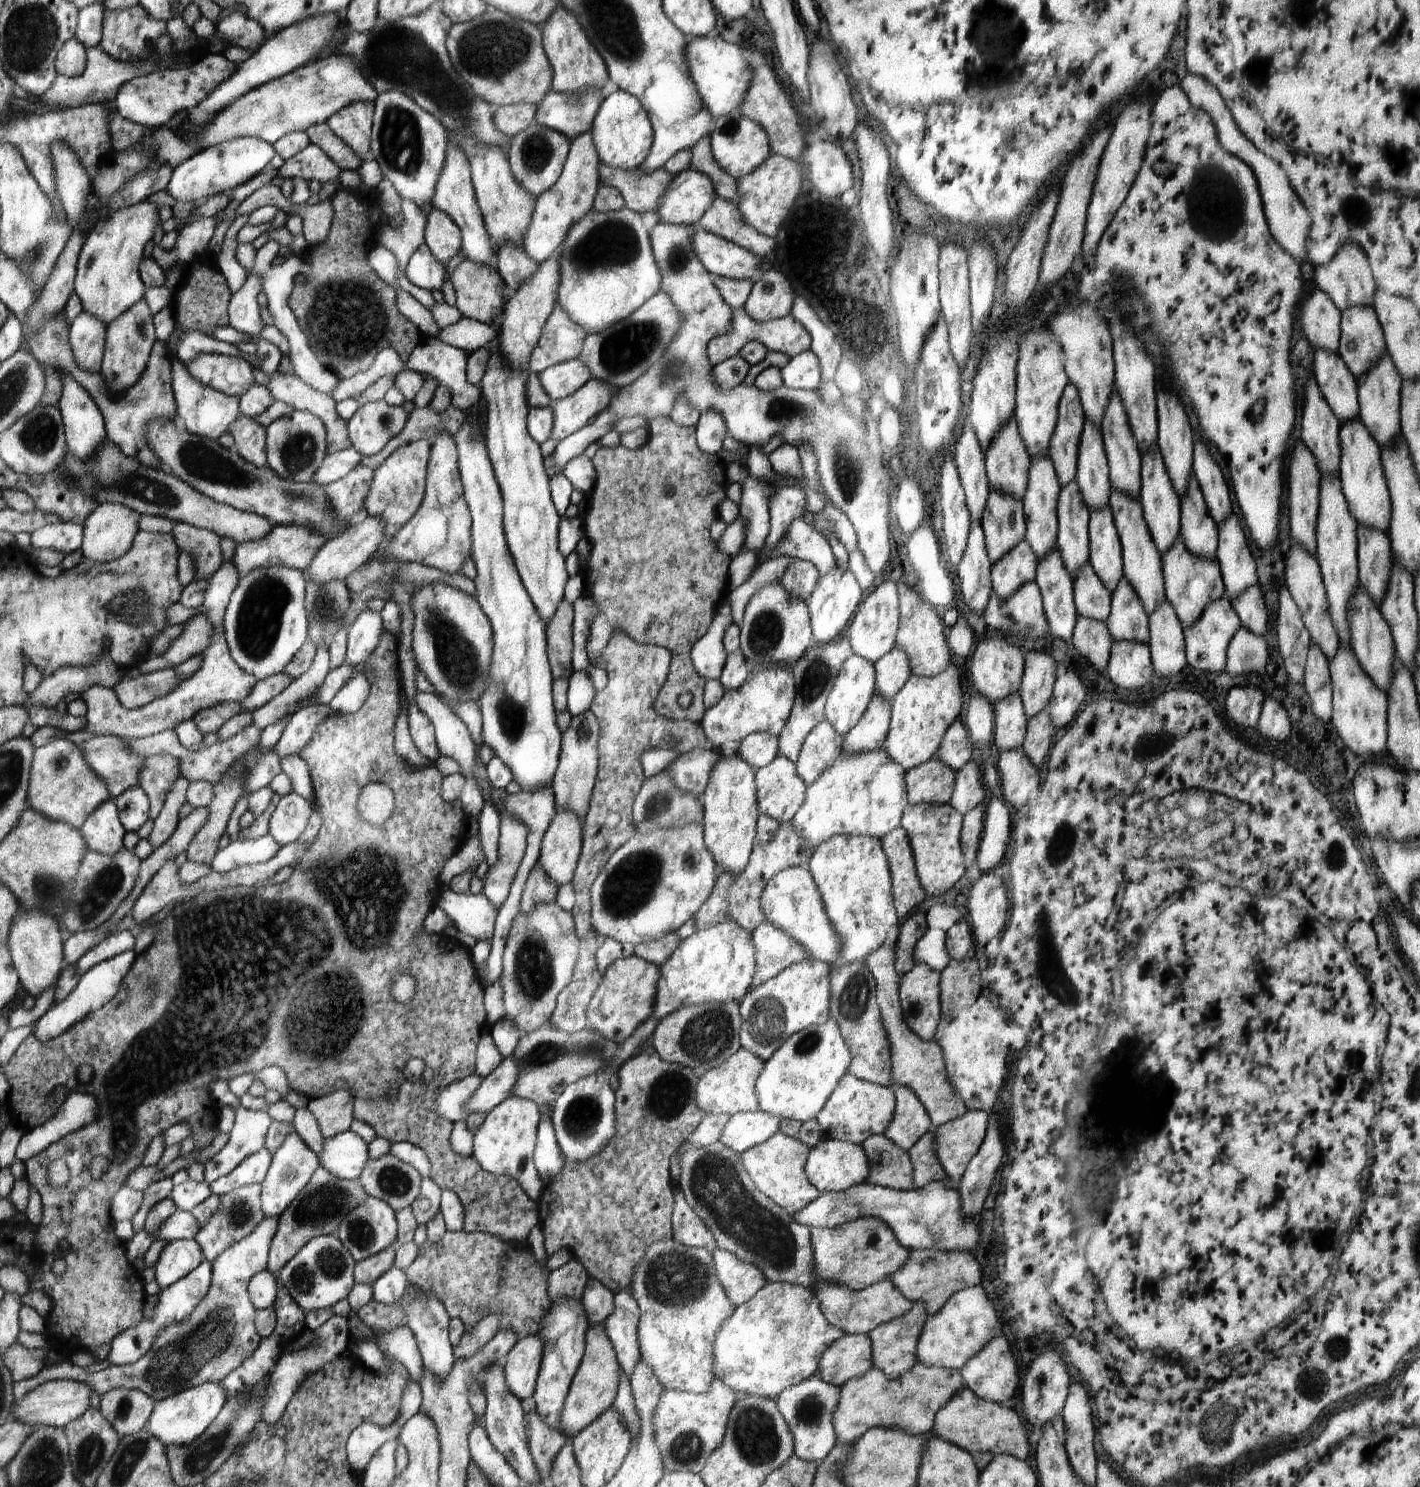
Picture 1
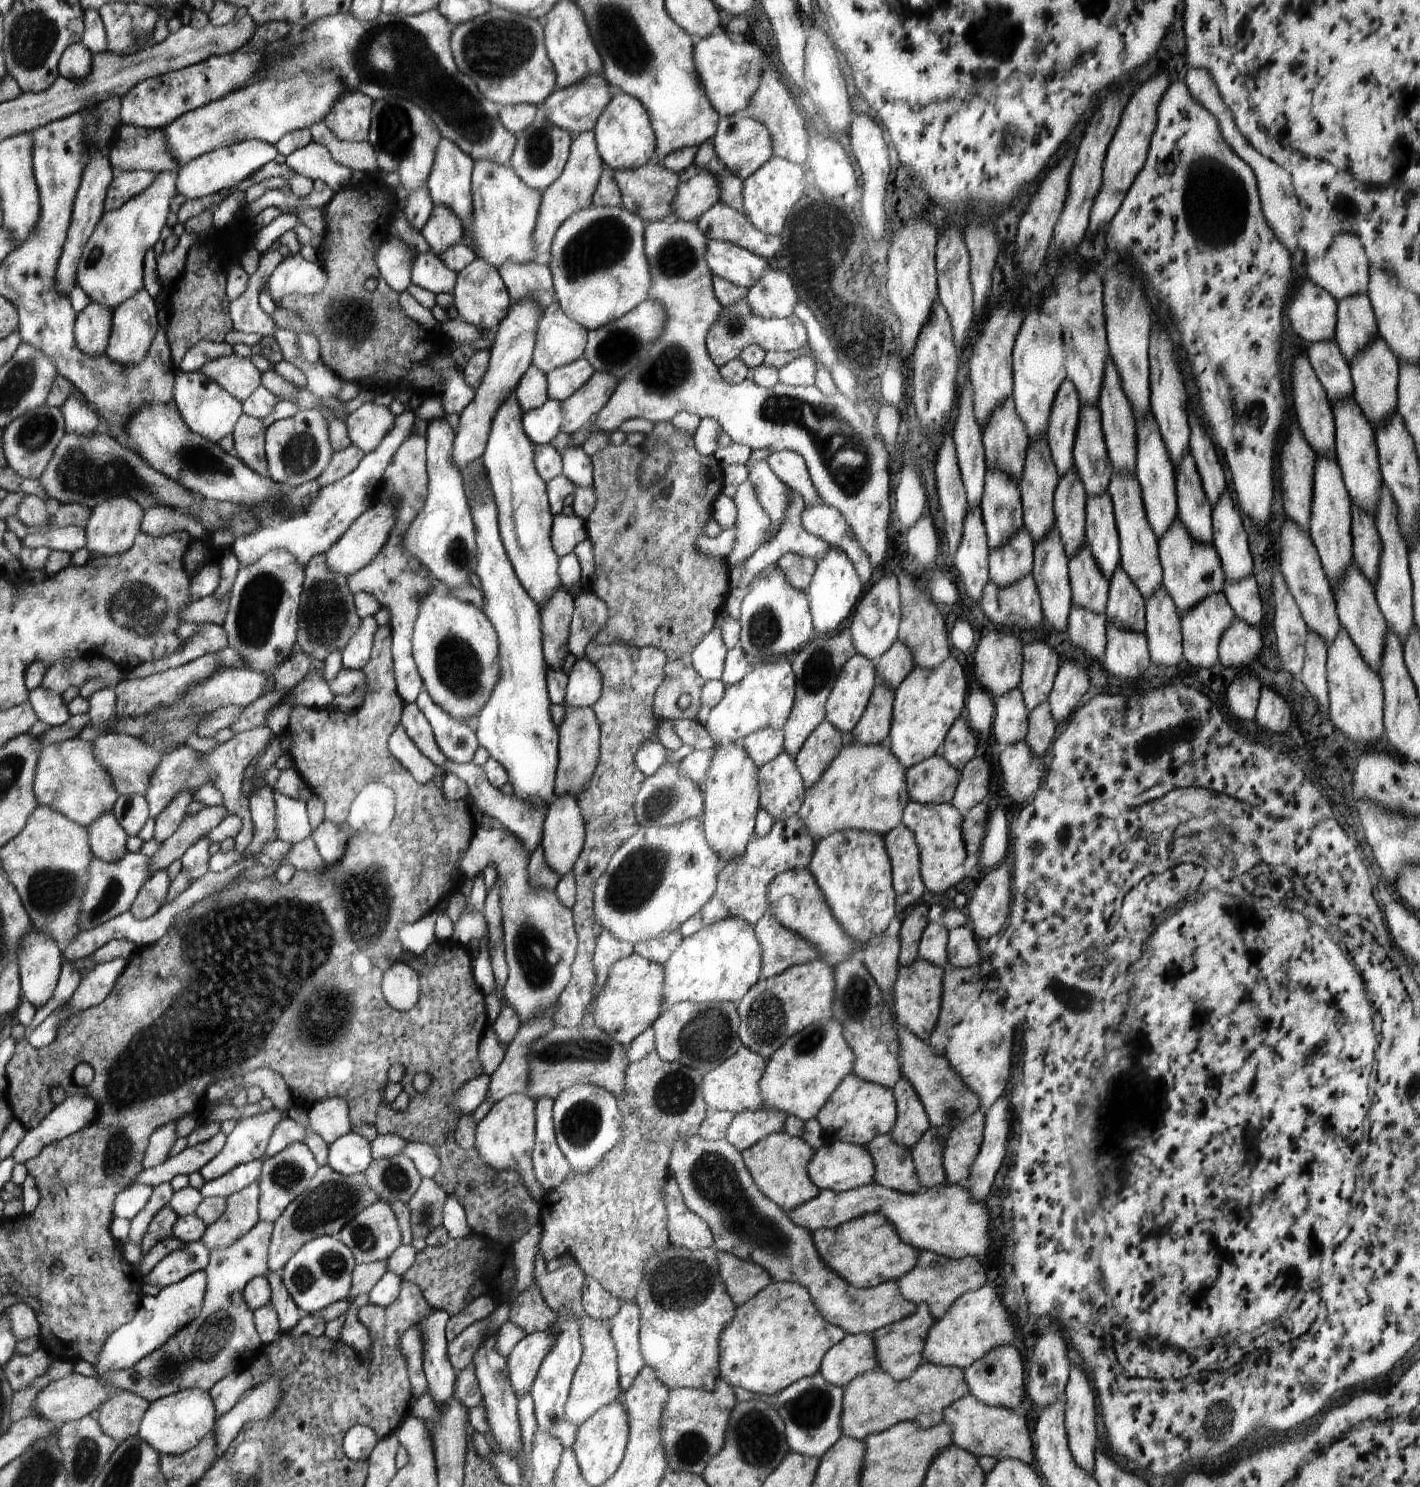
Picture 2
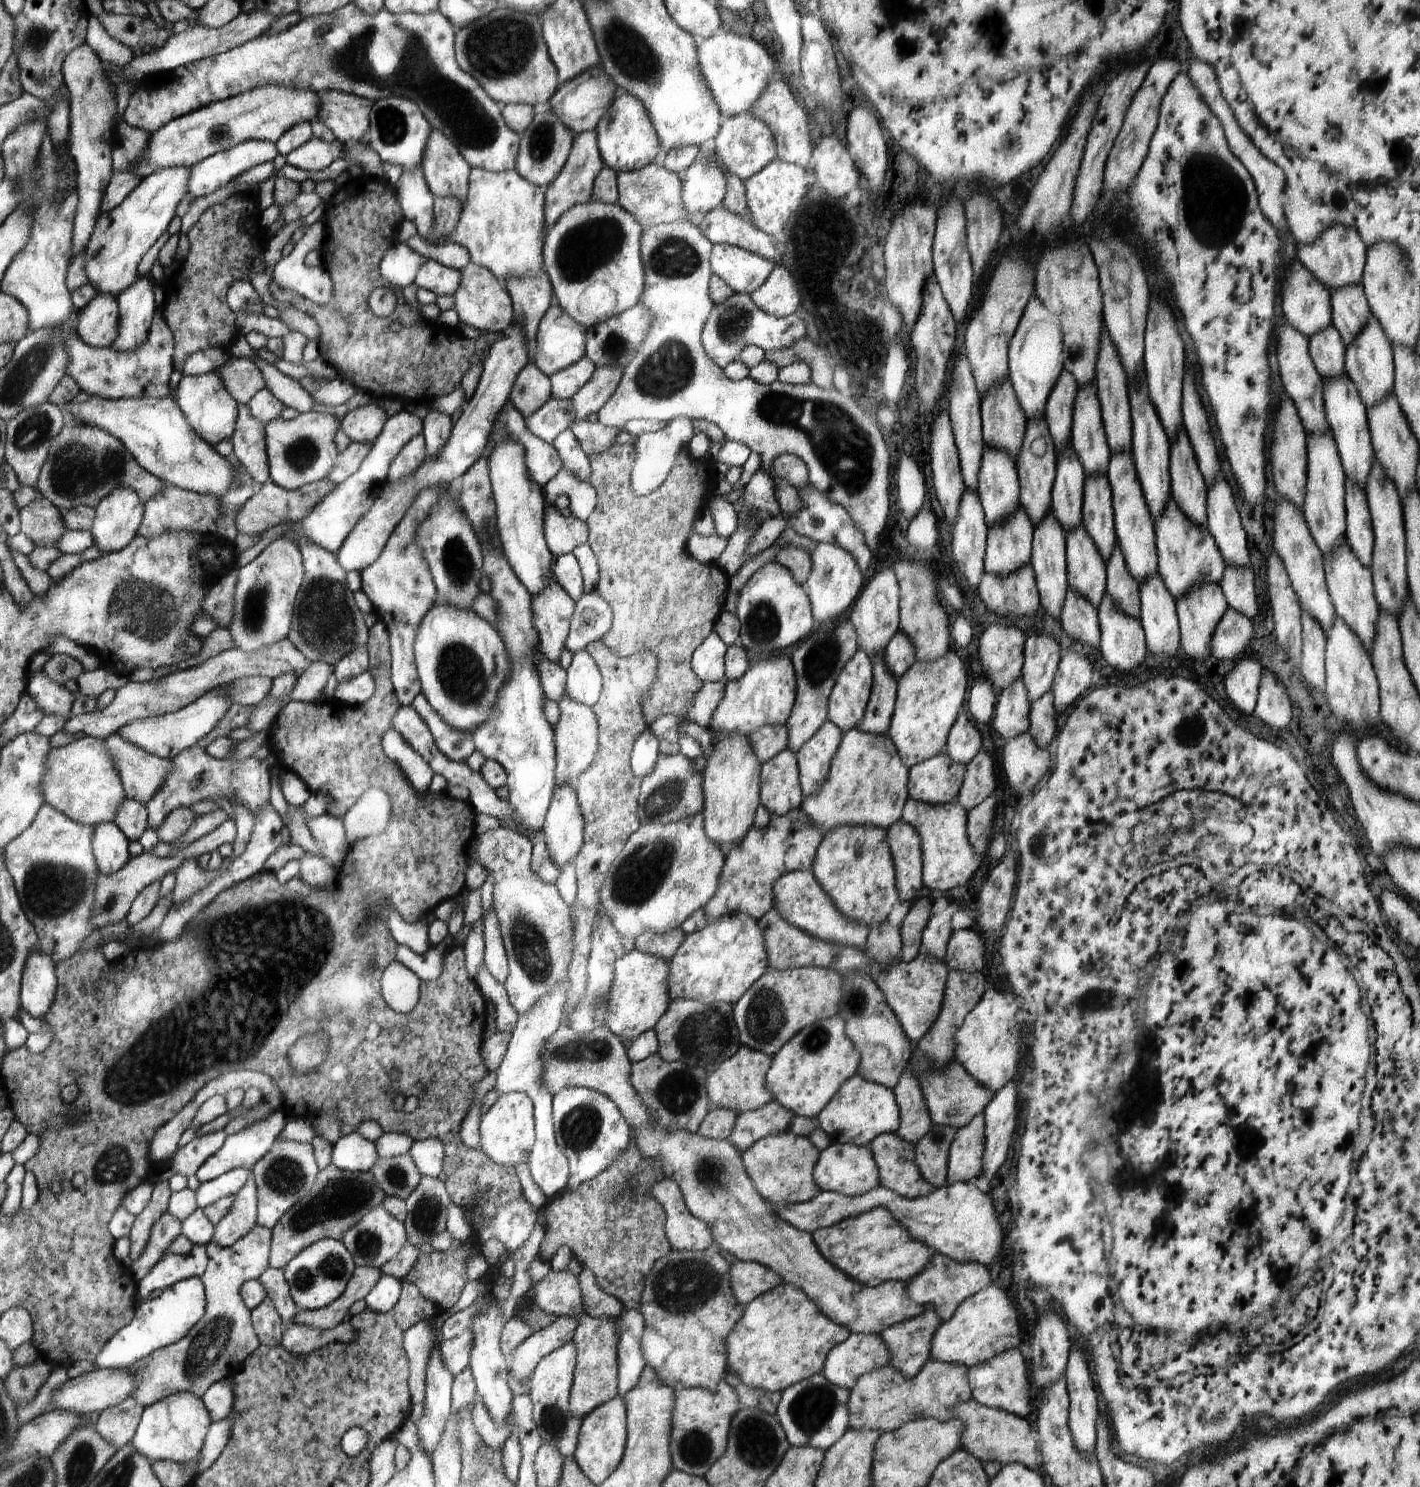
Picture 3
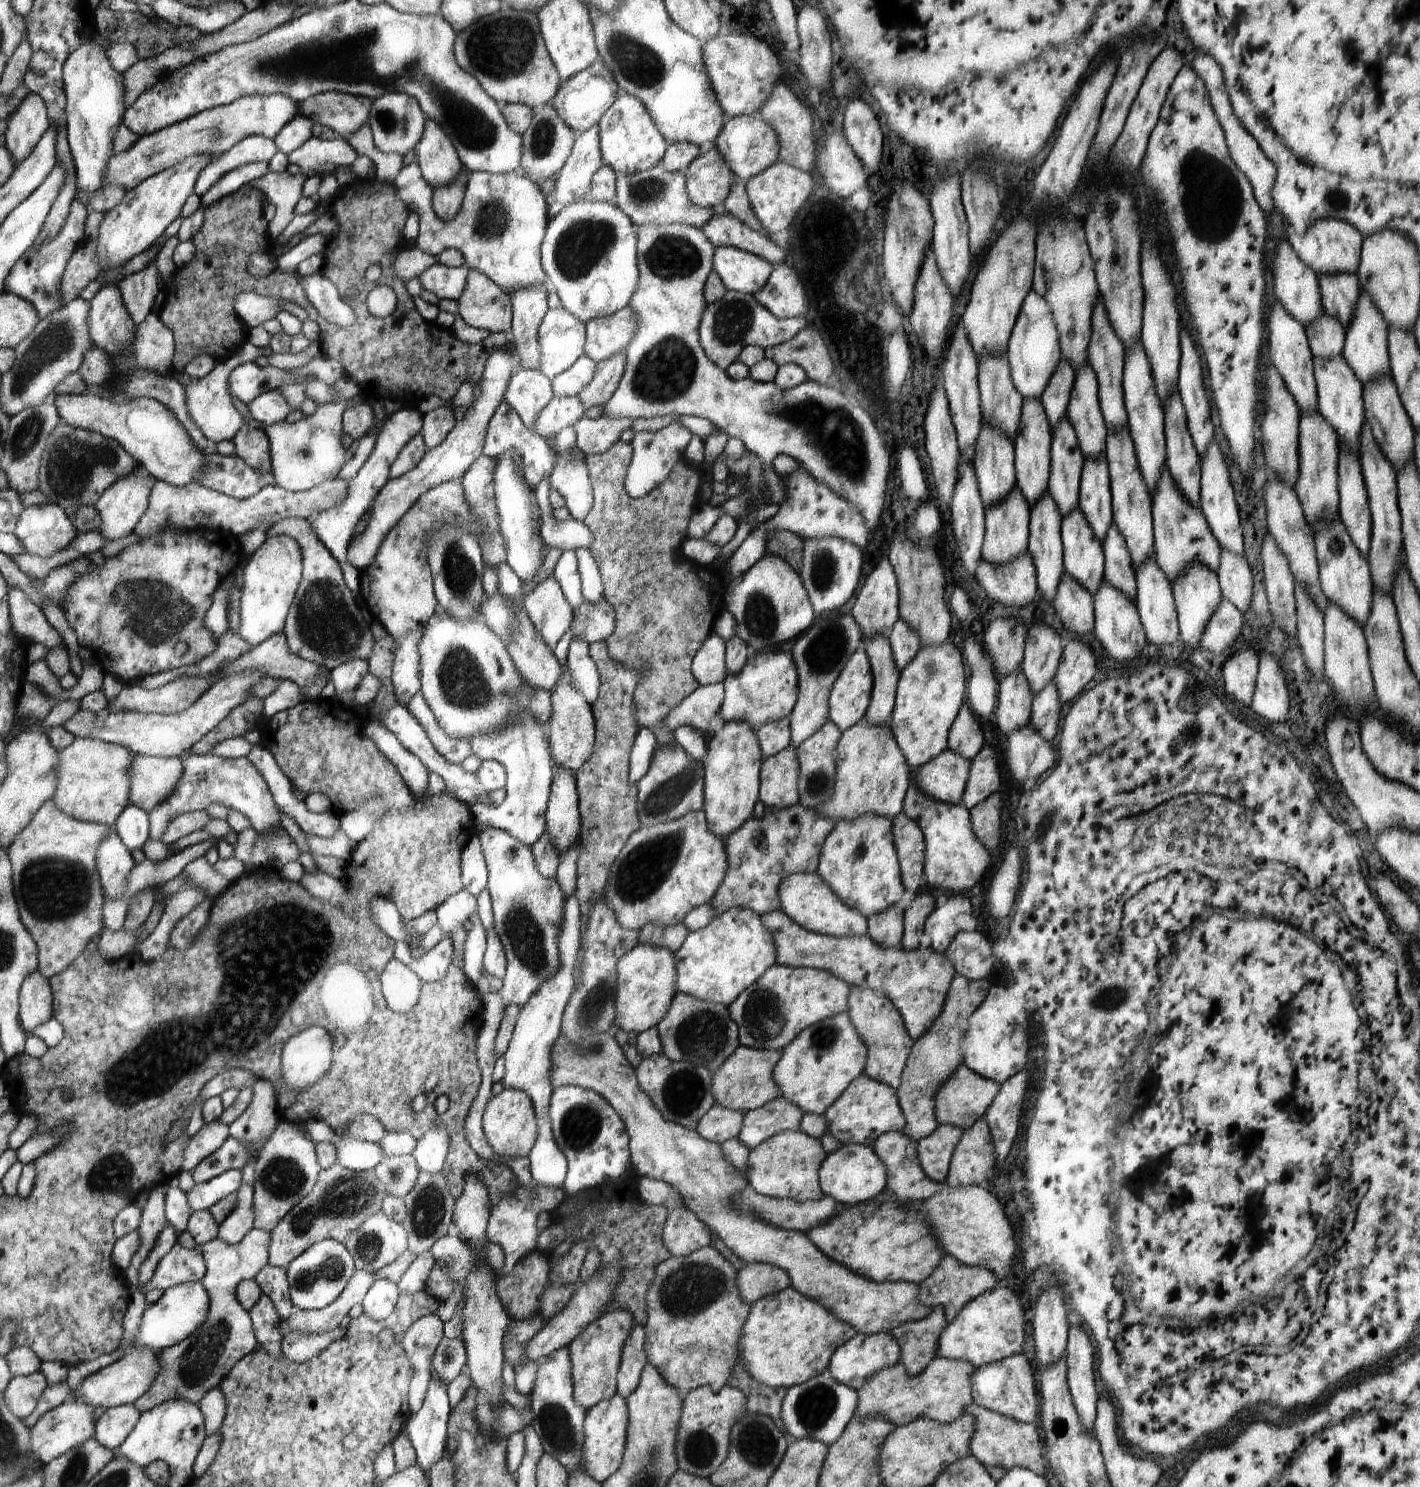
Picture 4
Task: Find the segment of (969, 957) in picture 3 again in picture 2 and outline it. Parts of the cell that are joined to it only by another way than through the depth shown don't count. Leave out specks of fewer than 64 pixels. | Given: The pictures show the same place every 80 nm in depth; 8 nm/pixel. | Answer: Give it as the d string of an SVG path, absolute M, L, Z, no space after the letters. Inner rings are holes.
M970 925L951 929L947 938L949 965L969 968L980 963L979 939Z

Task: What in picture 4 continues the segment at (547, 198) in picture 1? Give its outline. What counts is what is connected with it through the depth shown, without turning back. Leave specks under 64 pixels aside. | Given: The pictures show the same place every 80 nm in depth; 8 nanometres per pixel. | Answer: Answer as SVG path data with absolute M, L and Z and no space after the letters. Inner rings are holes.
M592 126L581 134L569 161L556 176L556 186L547 199L550 219L566 206L588 197L593 178L604 164L601 158L600 127Z

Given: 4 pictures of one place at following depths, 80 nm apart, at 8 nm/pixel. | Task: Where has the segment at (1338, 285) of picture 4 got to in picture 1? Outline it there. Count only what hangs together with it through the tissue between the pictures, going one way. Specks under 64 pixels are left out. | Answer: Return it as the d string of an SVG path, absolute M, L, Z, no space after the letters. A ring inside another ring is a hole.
M1368 305L1341 312L1337 352L1358 380L1384 353L1385 338L1376 311Z

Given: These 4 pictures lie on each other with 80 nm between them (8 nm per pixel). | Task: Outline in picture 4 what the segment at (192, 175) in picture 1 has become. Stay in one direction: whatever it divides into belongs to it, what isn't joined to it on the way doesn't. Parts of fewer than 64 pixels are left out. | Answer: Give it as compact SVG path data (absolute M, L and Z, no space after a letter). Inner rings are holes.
M252 135L244 141L238 142L233 149L214 157L209 166L202 170L197 181L197 195L202 198L208 190L214 188L220 178L230 174L230 170L244 166L244 164L269 163L277 152L274 140L266 136Z

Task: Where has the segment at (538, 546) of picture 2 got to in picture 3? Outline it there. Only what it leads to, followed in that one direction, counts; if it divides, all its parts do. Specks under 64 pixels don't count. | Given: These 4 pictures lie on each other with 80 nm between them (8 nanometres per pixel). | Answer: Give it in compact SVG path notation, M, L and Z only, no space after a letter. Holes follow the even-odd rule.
M514 438L496 440L496 446L486 453L489 478L496 503L497 536L506 560L529 594L536 596L554 580L548 577L554 560L544 540L545 488L536 484L526 466L526 450Z

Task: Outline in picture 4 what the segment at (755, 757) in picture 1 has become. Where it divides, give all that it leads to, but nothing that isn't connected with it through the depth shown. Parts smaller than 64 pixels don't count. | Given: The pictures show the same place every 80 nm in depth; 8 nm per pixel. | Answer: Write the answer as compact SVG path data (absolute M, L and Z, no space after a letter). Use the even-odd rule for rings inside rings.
M782 718L778 722L769 722L758 729L758 739L761 740L762 755L766 758L789 749L792 745L792 724L790 718Z

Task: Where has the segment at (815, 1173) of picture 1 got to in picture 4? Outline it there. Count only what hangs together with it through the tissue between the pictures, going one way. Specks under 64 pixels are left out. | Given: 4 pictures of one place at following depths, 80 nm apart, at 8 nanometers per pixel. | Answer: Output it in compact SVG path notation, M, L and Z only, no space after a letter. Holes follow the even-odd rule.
M842 1145L836 1152L830 1152L820 1169L821 1191L824 1195L836 1198L838 1202L845 1206L856 1207L874 1200L888 1189L888 1171L886 1166L878 1158L876 1152L870 1146L862 1145Z

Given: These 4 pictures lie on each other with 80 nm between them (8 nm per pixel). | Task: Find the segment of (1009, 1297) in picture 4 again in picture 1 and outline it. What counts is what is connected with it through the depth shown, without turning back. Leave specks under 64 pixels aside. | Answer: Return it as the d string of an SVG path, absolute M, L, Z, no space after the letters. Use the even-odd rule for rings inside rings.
M979 1284L960 1290L938 1310L937 1314L928 1314L921 1338L917 1343L917 1362L928 1367L945 1367L960 1371L962 1366L976 1356L992 1338L1001 1336L1002 1324L996 1314L996 1308Z

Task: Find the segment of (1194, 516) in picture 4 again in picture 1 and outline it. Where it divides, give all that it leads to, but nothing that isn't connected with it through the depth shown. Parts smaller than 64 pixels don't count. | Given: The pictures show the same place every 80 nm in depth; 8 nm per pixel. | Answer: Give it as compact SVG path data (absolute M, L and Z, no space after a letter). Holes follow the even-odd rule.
M1181 535L1177 536L1170 546L1170 550L1166 550L1161 558L1166 600L1170 602L1170 606L1174 607L1177 617L1185 629L1199 617L1199 614L1202 614L1202 610L1206 608L1207 604L1217 601L1226 594L1220 565L1216 559L1197 555L1192 550L1188 550Z

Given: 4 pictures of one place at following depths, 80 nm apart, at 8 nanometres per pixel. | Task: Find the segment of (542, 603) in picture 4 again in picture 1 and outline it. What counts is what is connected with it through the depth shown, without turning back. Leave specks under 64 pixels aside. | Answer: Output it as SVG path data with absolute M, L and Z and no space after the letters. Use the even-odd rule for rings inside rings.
M563 599L554 618L548 620L546 635L549 644L549 662L555 680L568 680L574 670L572 663L573 606Z

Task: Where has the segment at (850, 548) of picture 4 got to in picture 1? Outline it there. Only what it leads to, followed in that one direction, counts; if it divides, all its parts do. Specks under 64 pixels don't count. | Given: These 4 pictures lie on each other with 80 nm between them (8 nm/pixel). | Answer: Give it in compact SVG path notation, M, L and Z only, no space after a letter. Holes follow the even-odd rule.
M836 565L836 568L832 568L828 574L819 576L814 591L805 600L812 616L814 645L836 640L836 636L840 636L840 632L848 624L848 620L857 613L858 606L861 606L860 600L862 600L860 583L849 569L842 570L840 566Z

